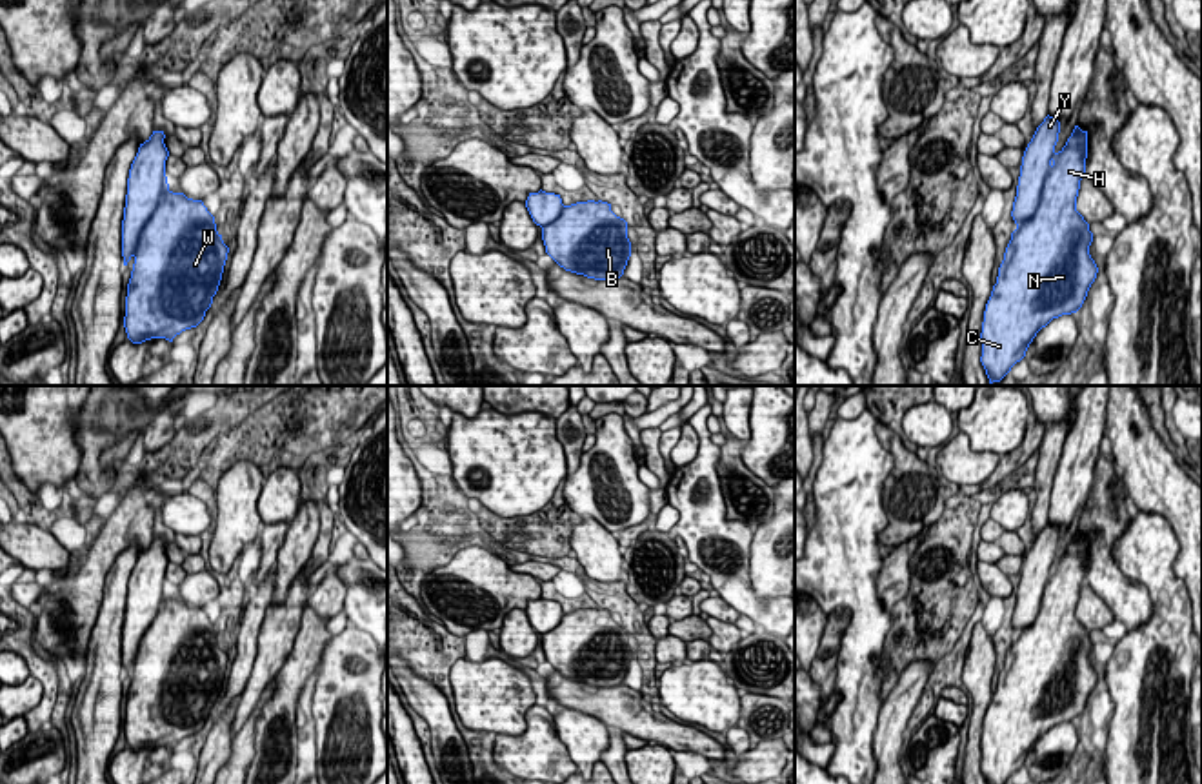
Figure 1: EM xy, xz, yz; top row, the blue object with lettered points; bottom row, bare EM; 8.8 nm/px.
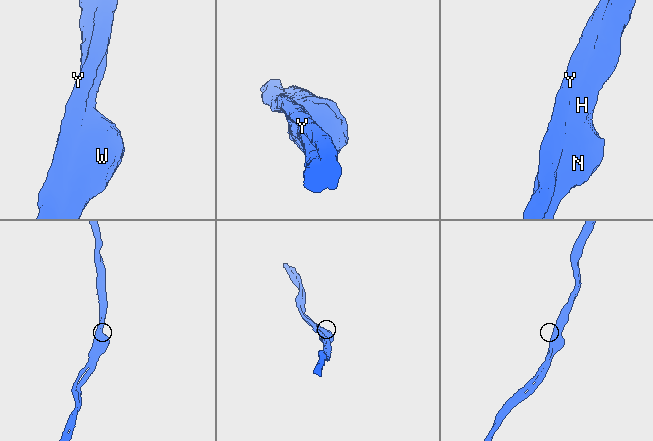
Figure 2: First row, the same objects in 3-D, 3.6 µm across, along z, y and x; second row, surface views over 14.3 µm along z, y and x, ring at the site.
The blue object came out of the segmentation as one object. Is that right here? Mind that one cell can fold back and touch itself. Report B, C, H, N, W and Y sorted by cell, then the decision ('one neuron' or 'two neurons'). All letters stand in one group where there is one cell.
B C H N W Y | one neuron

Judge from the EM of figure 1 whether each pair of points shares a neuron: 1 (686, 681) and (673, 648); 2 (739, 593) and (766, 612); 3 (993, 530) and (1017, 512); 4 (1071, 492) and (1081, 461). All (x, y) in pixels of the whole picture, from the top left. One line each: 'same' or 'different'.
1: different
2: same
3: different
4: same

